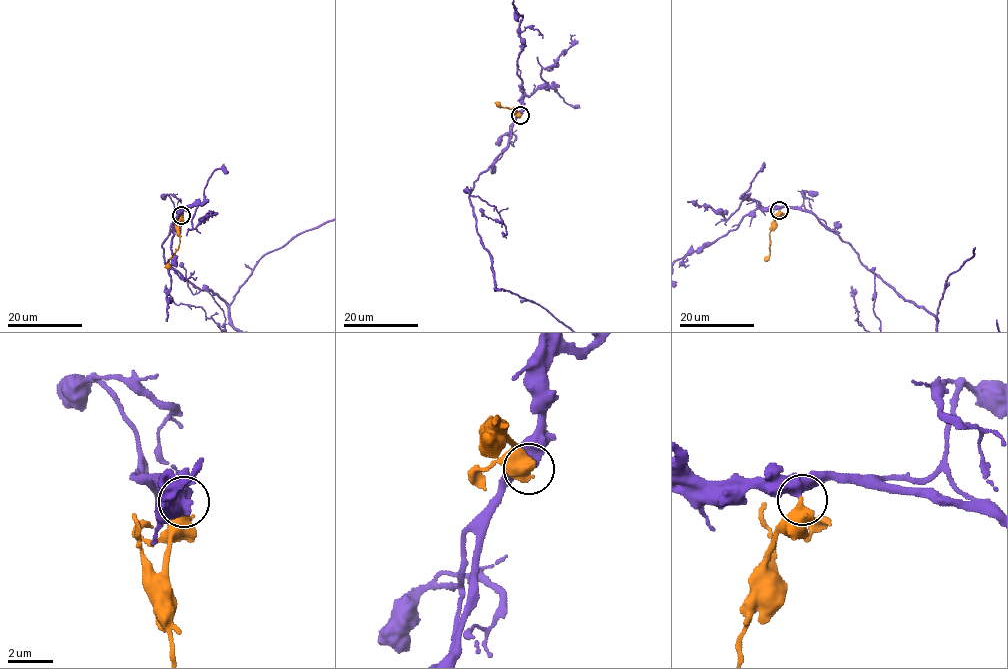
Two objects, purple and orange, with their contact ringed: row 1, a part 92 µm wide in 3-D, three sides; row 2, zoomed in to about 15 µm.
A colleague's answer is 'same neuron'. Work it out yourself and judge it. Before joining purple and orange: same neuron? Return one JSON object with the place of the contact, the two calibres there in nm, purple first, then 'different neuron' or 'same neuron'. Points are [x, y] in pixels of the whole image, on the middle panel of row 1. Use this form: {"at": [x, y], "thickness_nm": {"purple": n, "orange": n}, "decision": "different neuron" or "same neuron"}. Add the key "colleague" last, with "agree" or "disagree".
{"at": [520, 115], "thickness_nm": {"purple": 550, "orange": 500}, "decision": "different neuron", "colleague": "disagree"}

